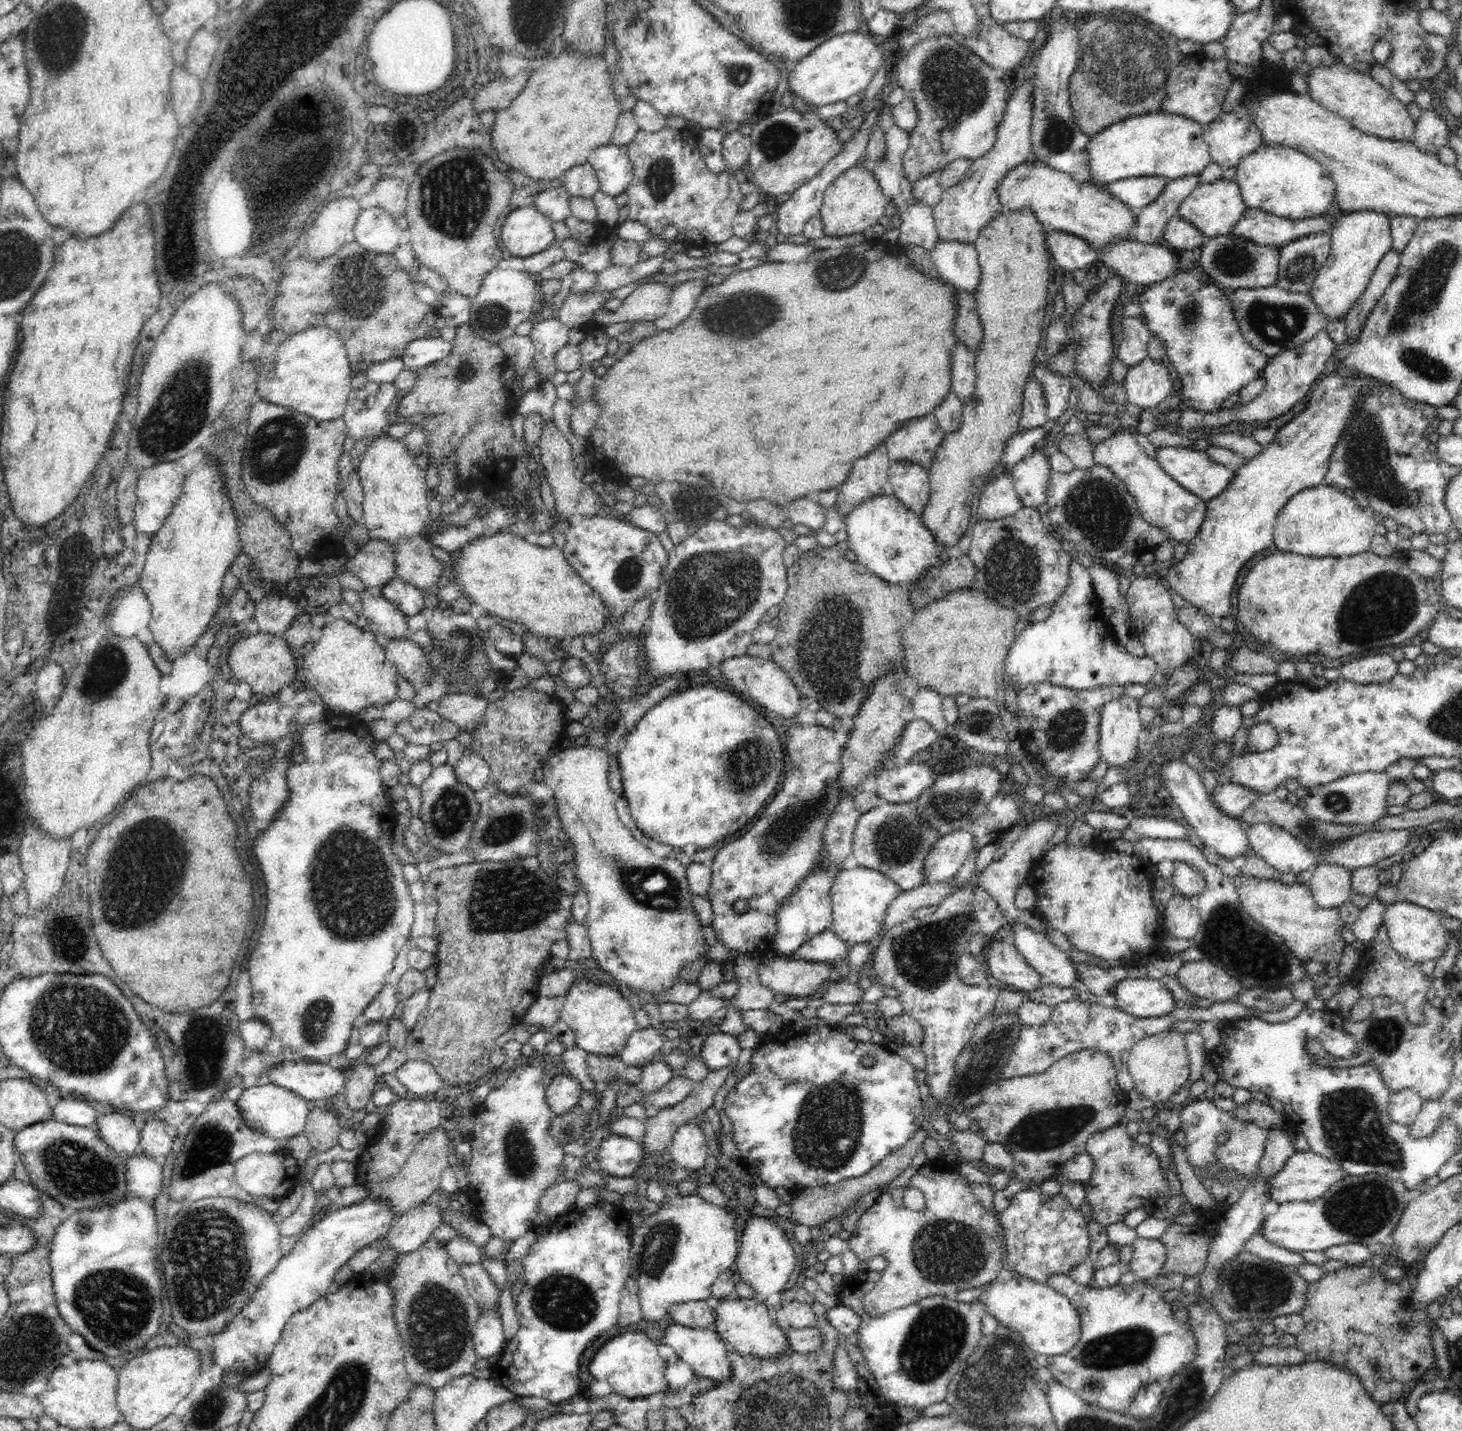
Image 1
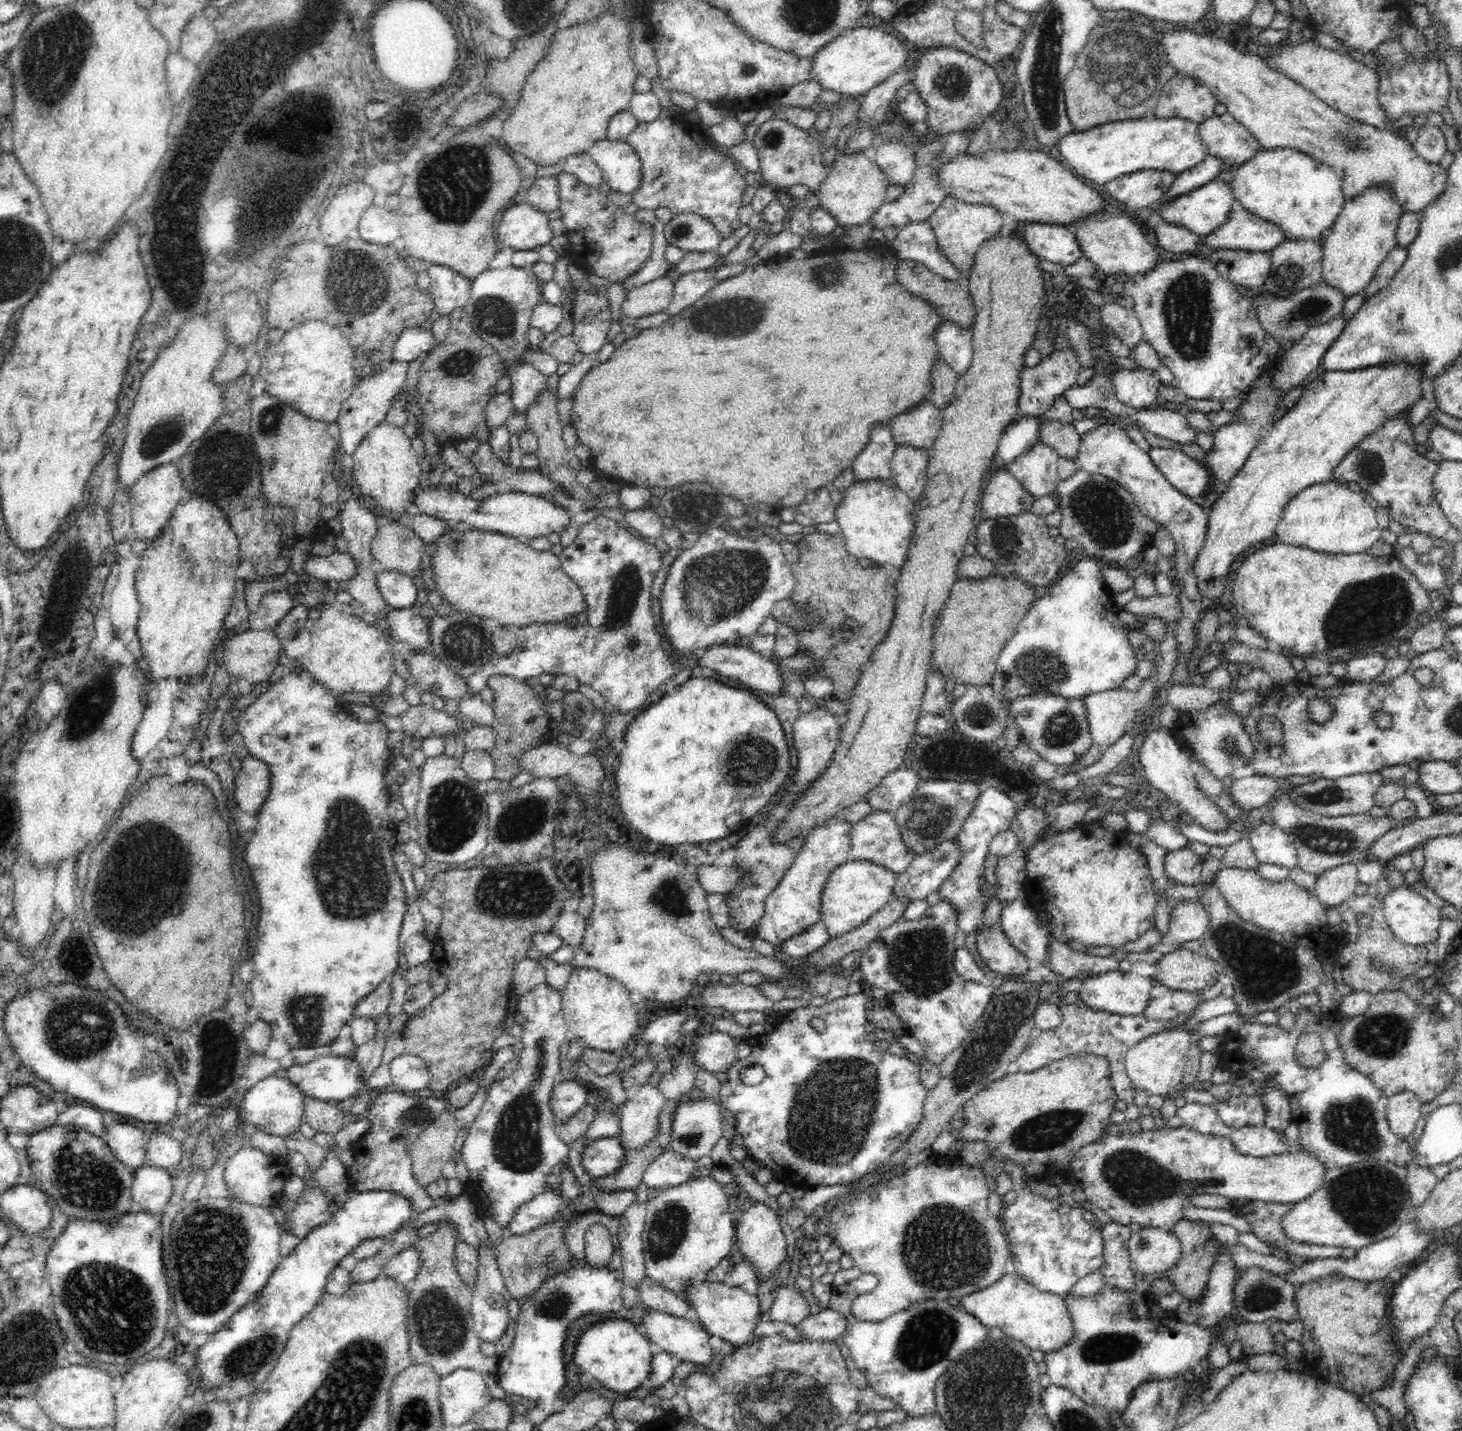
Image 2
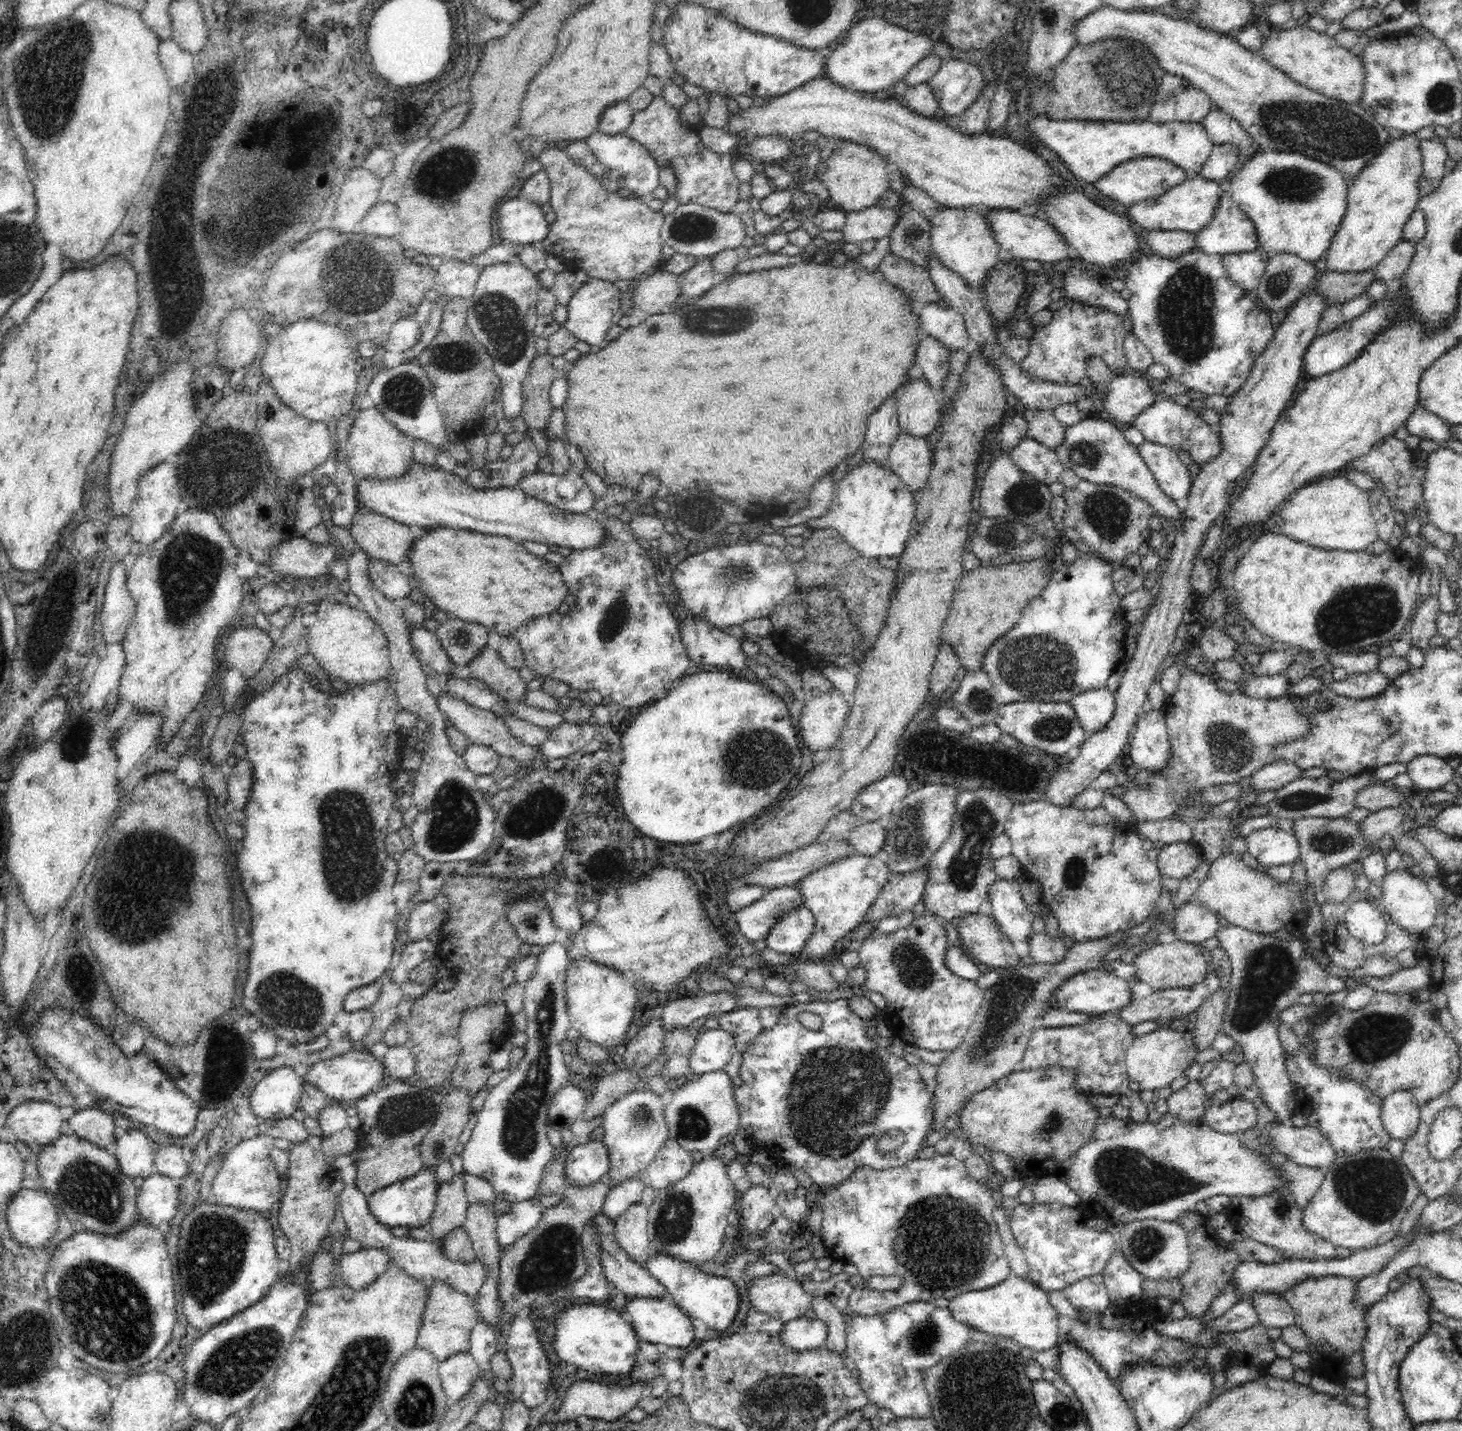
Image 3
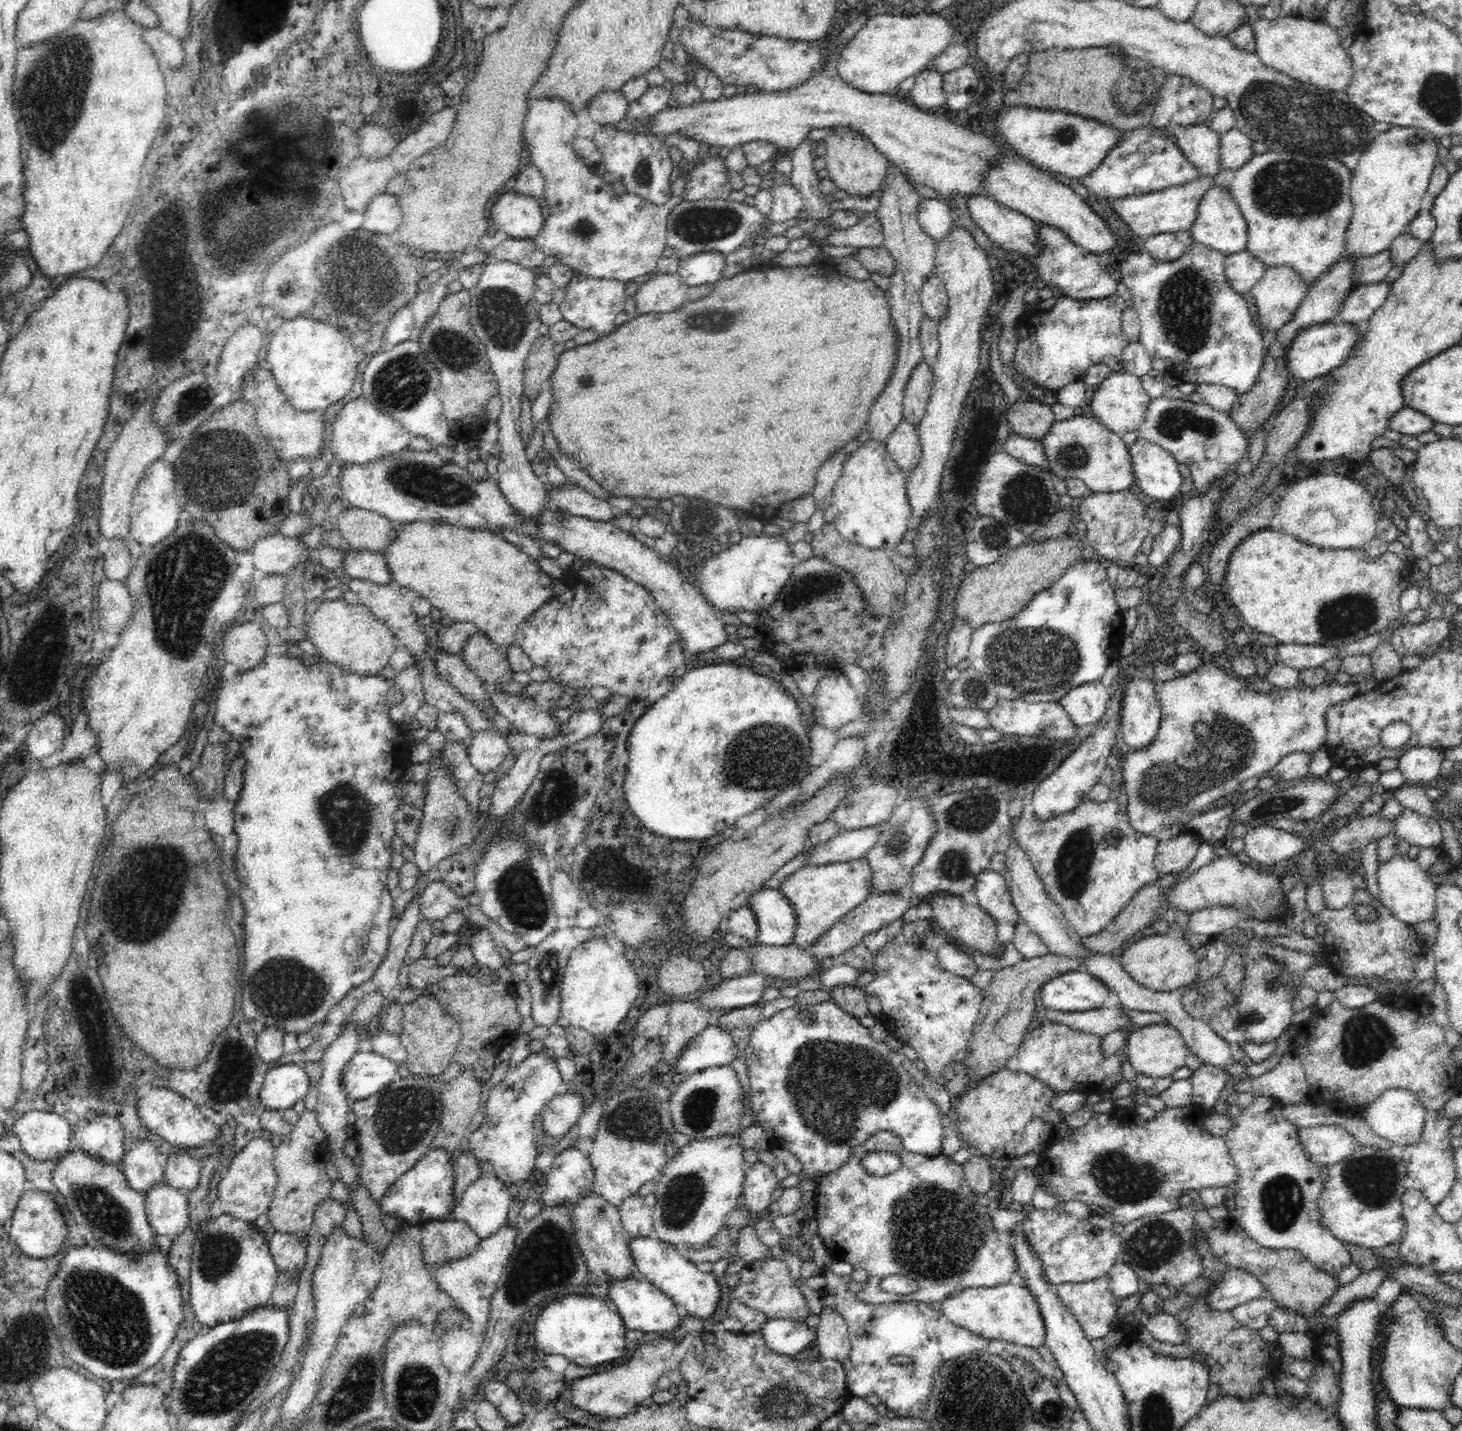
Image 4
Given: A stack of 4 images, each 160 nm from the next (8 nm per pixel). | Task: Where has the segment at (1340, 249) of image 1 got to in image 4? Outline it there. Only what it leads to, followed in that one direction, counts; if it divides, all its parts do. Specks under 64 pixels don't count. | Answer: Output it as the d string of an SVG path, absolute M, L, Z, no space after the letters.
M1391 125L1375 138L1353 168L1352 220L1346 230L1342 257L1360 260L1389 250L1392 241L1406 232L1410 222L1423 207L1421 201L1438 160L1435 137L1424 129Z

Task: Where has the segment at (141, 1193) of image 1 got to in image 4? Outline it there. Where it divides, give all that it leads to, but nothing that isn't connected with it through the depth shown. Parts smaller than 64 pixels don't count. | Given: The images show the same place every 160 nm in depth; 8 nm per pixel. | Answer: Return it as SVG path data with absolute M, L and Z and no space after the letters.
M163 1180L145 1194L144 1209L154 1234L166 1234L173 1239L186 1230L190 1222L190 1207L186 1192L168 1186Z

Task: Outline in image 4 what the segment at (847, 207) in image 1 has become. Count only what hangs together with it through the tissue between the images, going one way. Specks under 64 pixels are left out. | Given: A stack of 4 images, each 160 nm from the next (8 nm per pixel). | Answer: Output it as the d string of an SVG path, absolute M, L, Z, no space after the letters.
M830 127L823 140L827 147L824 156L827 167L824 174L837 188L842 188L853 197L866 197L880 189L887 177L890 162L864 135L850 127Z

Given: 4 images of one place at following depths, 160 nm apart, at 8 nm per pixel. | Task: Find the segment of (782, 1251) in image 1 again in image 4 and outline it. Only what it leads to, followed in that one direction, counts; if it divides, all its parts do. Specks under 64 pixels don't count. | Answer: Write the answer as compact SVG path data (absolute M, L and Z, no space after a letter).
M758 1161L747 1167L741 1196L752 1221L768 1210L774 1189L780 1184L775 1171L765 1163Z

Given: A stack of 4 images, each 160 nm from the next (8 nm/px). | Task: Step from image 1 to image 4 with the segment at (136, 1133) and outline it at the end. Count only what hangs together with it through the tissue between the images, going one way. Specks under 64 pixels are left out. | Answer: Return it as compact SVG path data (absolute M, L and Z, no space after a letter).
M138 1140L122 1156L124 1174L132 1190L146 1194L152 1186L162 1182L164 1166L158 1160L160 1153L149 1140Z

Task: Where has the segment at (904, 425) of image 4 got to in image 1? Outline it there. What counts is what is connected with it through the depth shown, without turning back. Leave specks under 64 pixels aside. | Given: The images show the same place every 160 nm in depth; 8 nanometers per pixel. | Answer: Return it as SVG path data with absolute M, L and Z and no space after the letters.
M889 462L889 491L904 507L921 517L930 497L927 469L918 463Z

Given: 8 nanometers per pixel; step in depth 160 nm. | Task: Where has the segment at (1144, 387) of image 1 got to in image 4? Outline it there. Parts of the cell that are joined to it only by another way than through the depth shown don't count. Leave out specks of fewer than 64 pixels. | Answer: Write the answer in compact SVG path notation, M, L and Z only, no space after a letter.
M1120 370L1111 372L1108 378L1097 386L1092 400L1087 406L1091 409L1091 416L1100 422L1104 428L1122 436L1126 432L1138 430L1150 403L1151 398L1144 391L1140 377Z

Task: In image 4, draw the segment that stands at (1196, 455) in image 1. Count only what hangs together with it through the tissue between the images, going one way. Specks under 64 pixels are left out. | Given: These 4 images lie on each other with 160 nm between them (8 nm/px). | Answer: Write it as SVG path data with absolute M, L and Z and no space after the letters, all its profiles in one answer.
M1138 438L1128 447L1132 461L1132 472L1136 477L1135 487L1139 495L1152 504L1170 505L1170 500L1180 493L1182 476L1178 471L1178 463L1171 452L1164 450L1158 444Z

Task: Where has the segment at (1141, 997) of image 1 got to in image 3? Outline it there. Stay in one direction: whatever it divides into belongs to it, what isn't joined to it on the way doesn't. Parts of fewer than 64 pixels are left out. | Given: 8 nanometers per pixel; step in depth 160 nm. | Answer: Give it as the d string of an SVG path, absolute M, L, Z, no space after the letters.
M1104 968L1086 970L1072 976L1069 980L1062 982L1056 990L1056 1004L1059 1009L1090 1014L1091 1016L1102 1016L1104 1014L1117 1015L1132 1002L1132 982L1124 978L1118 978L1111 971Z

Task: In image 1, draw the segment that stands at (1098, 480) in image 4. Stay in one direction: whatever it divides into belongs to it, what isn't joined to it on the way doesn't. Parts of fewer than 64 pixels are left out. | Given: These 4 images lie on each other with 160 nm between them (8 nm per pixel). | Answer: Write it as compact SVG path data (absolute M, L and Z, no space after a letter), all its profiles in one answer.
M1119 428L1111 437L1093 447L1093 457L1096 465L1107 466L1126 484L1145 522L1166 531L1170 539L1182 542L1186 548L1196 539L1207 514L1206 501L1182 488L1164 472L1155 458L1146 455L1136 442L1134 431Z

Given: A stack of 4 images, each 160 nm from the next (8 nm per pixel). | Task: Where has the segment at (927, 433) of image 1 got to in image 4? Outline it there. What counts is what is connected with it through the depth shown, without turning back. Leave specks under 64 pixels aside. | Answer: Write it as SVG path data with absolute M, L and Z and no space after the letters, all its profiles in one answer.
M922 358L912 371L904 390L903 415L908 423L918 425L924 418L933 384L932 367Z

